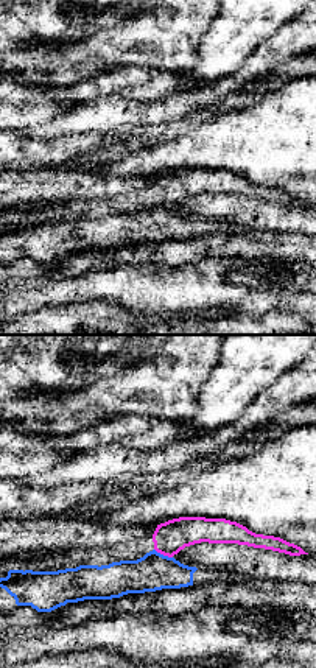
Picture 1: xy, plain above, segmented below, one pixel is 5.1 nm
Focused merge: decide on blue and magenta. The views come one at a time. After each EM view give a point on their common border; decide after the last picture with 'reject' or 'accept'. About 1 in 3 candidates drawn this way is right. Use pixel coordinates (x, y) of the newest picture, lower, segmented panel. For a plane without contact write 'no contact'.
contact (162, 555)

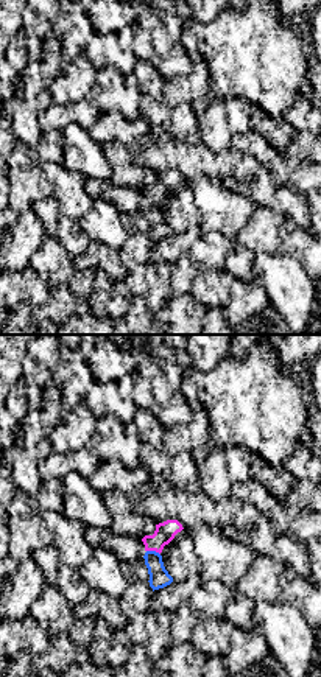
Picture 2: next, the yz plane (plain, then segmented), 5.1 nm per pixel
contact (153, 551)

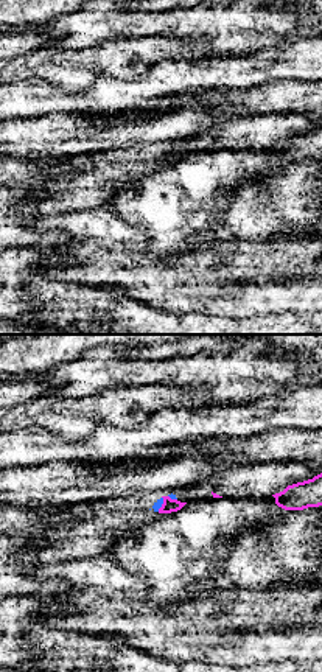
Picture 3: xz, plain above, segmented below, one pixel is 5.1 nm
contact (162, 503)

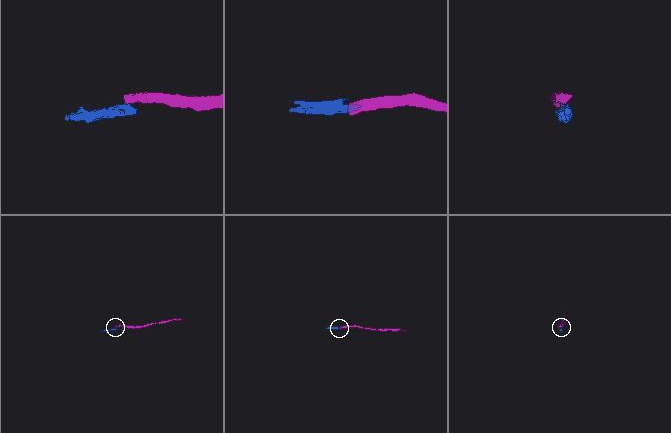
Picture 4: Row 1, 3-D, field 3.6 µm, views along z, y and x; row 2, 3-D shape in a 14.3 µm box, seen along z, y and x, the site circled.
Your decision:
reject

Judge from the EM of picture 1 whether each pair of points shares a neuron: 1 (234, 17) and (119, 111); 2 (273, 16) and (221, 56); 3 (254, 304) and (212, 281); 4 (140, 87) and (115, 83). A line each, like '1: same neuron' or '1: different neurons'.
1: different neurons
2: same neuron
3: different neurons
4: same neuron

